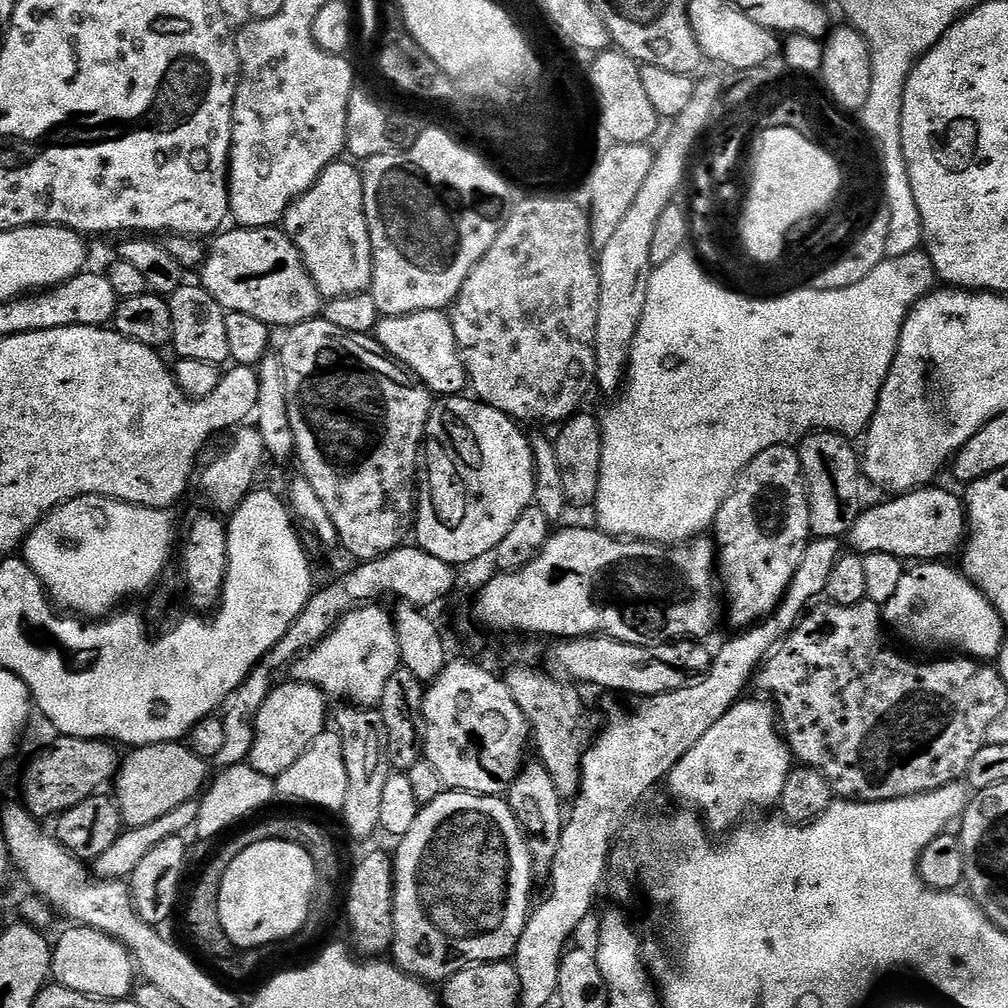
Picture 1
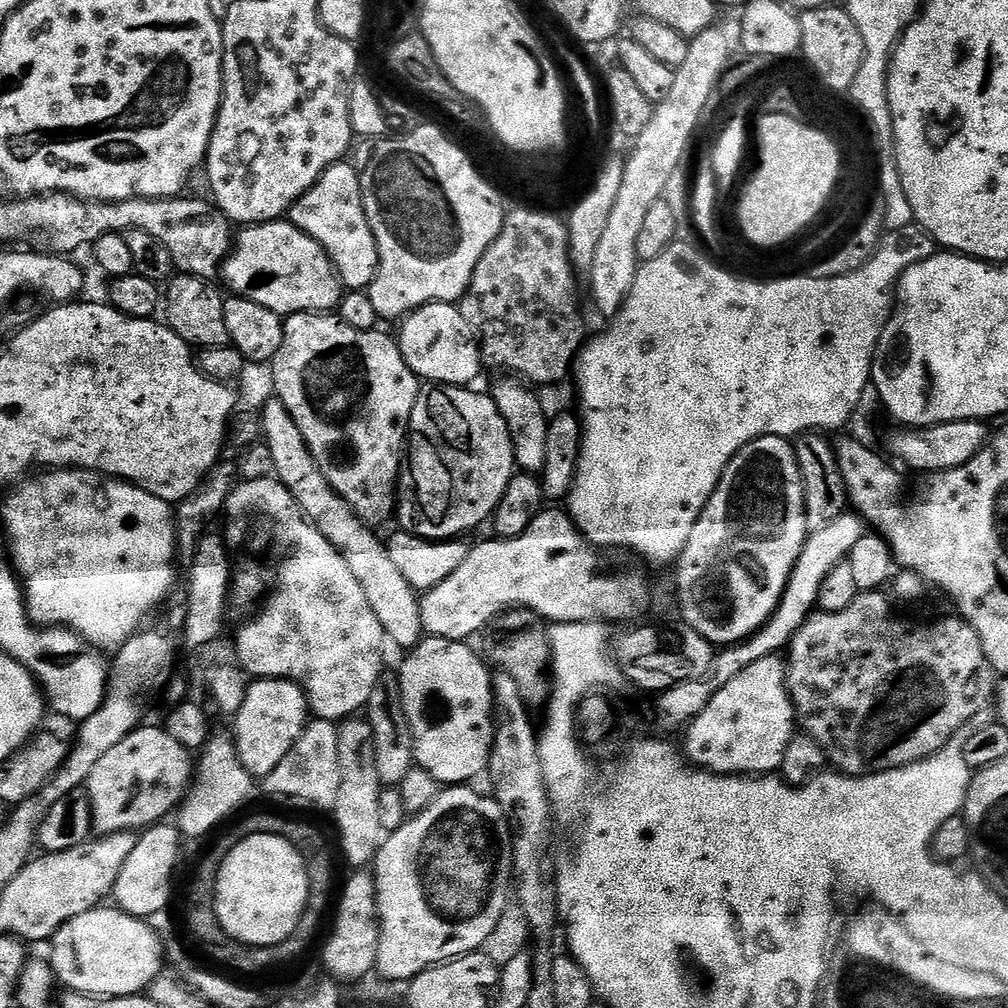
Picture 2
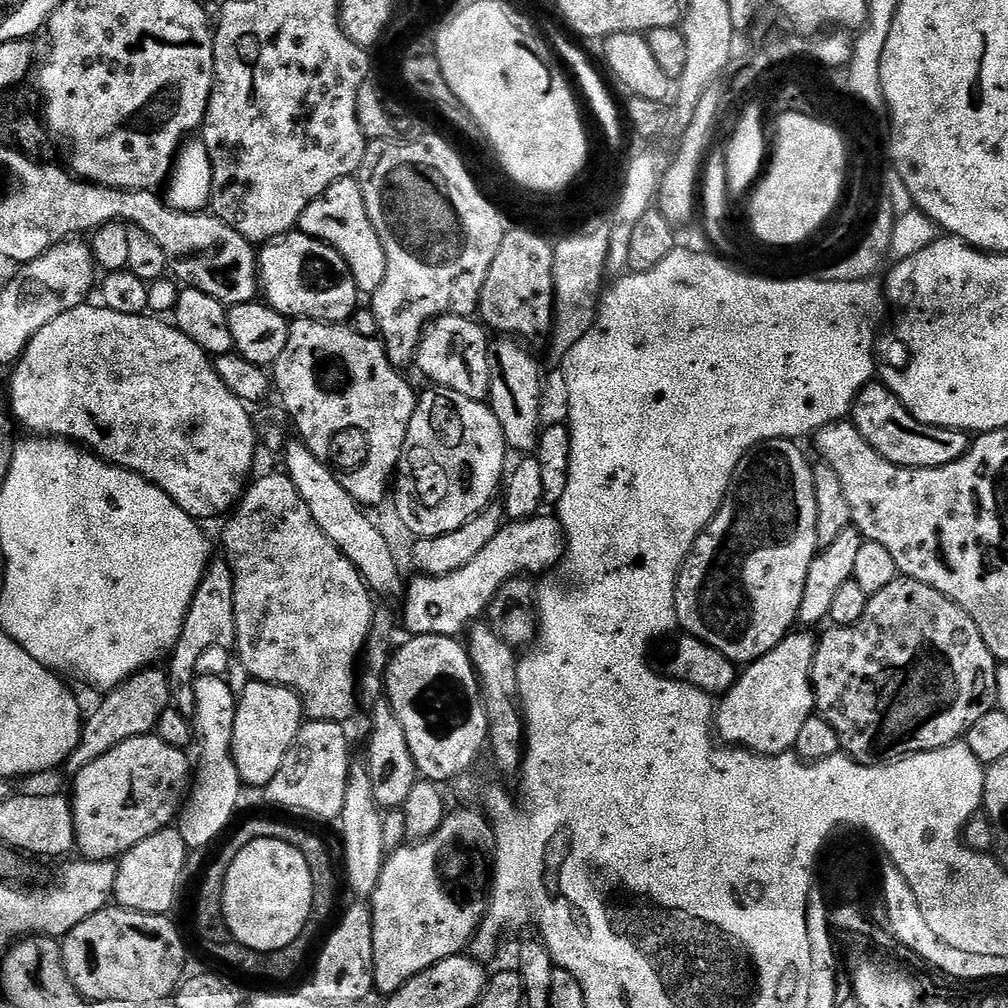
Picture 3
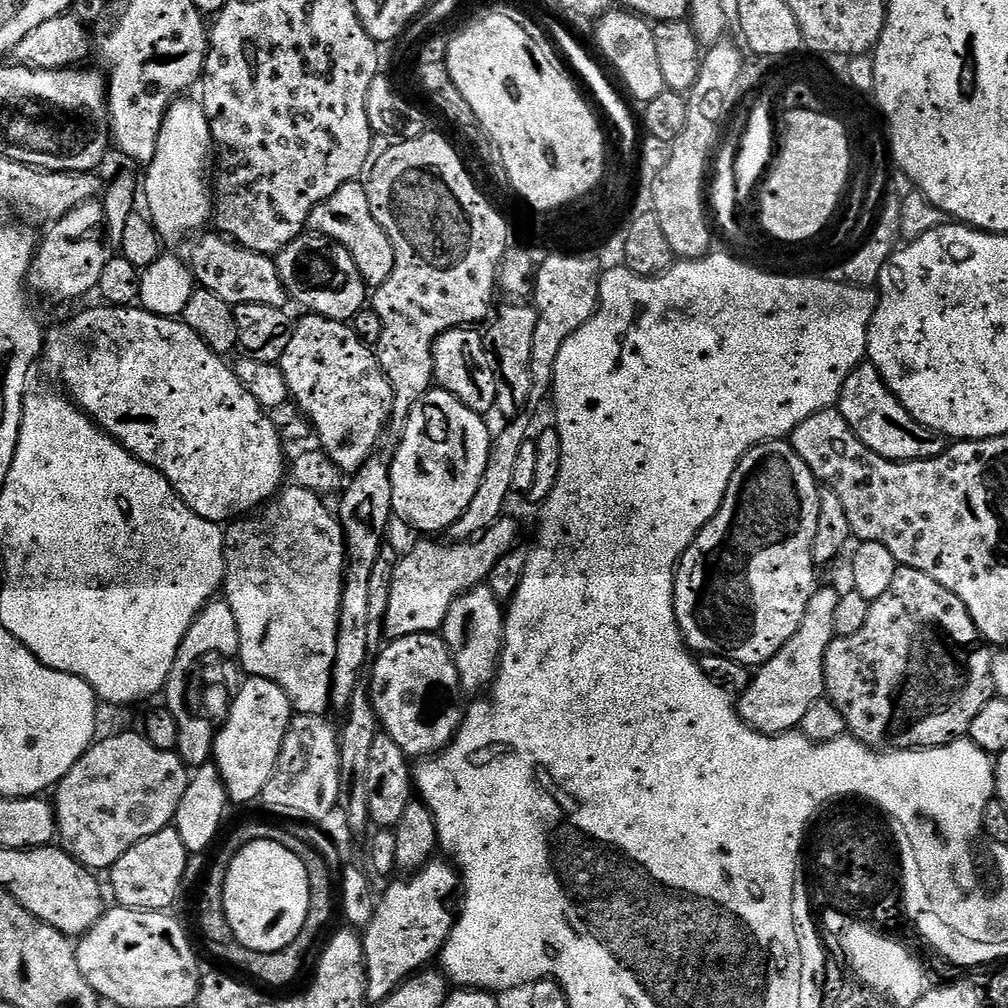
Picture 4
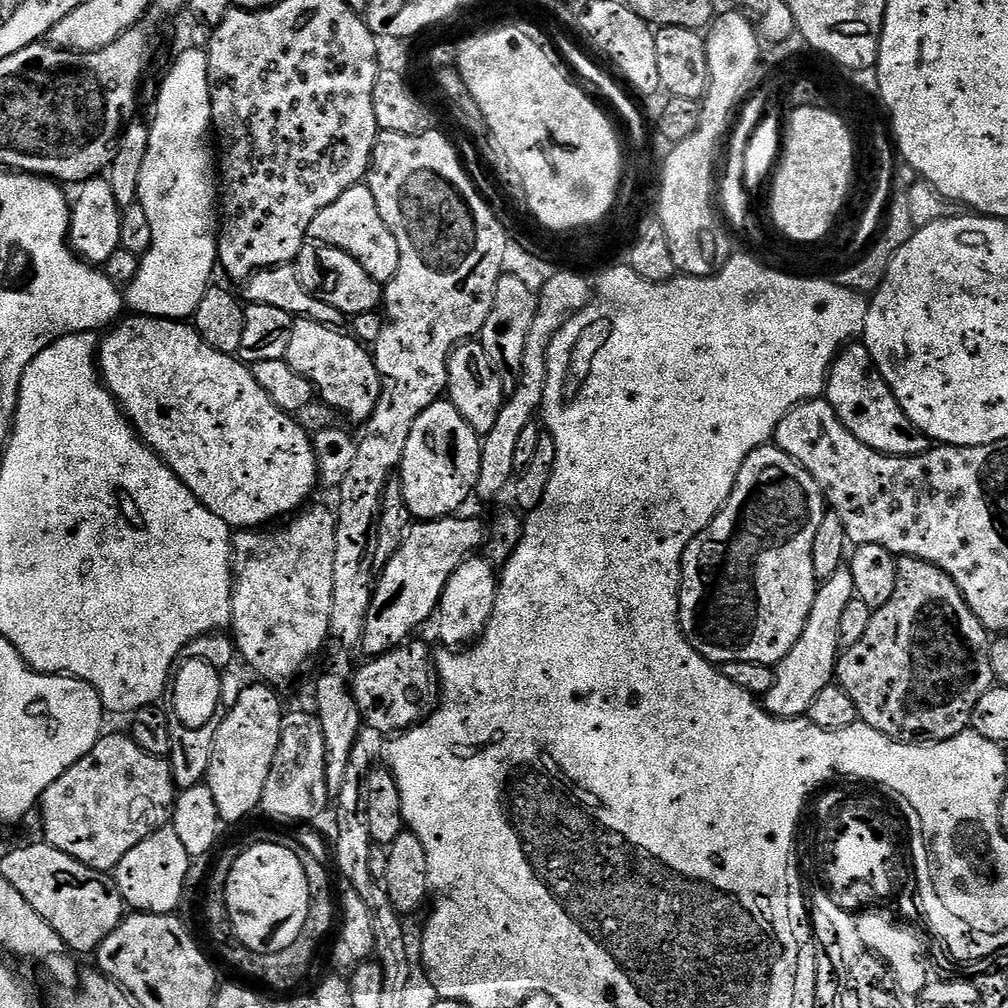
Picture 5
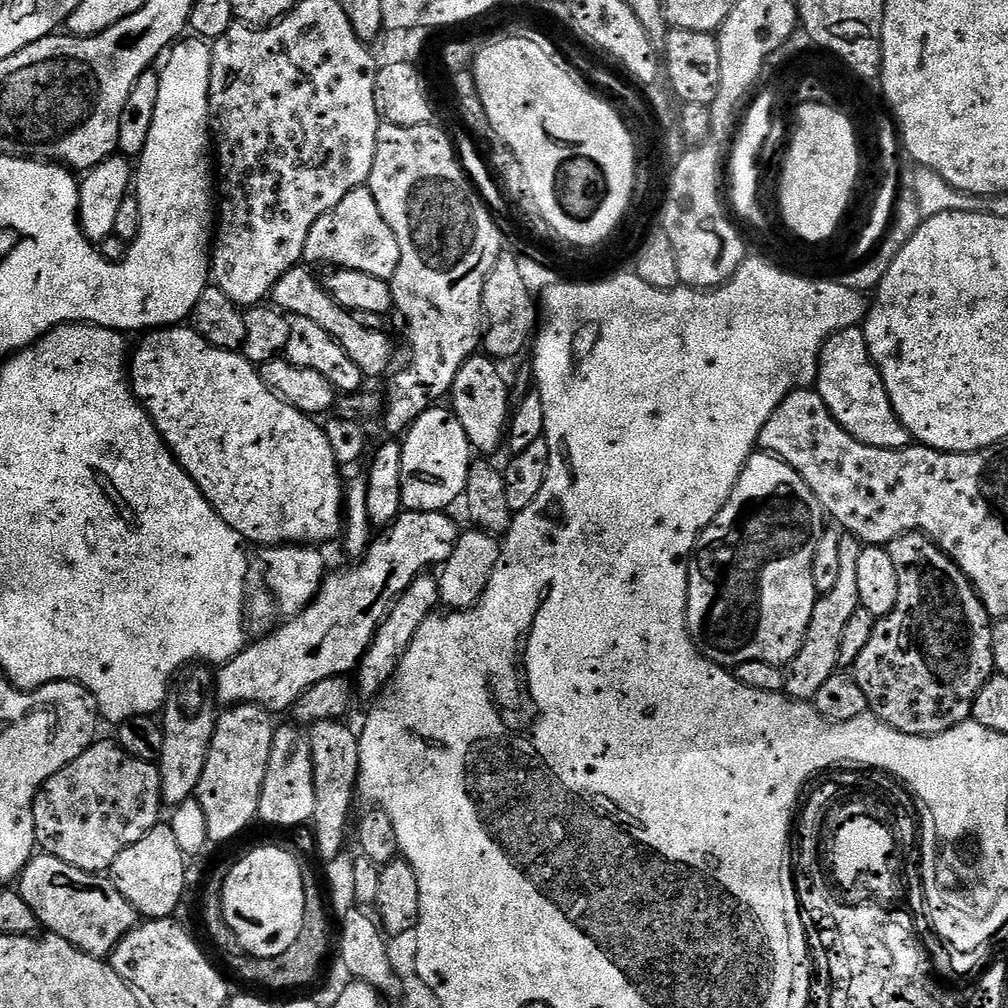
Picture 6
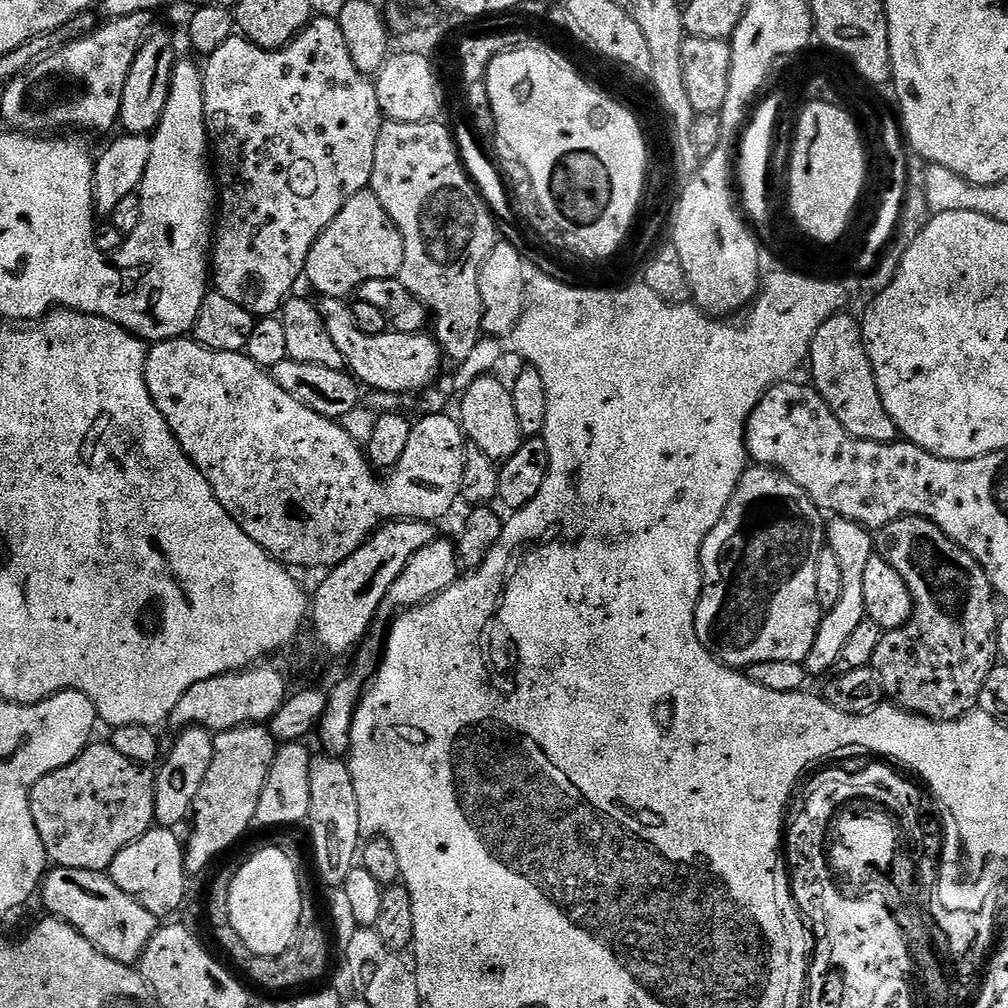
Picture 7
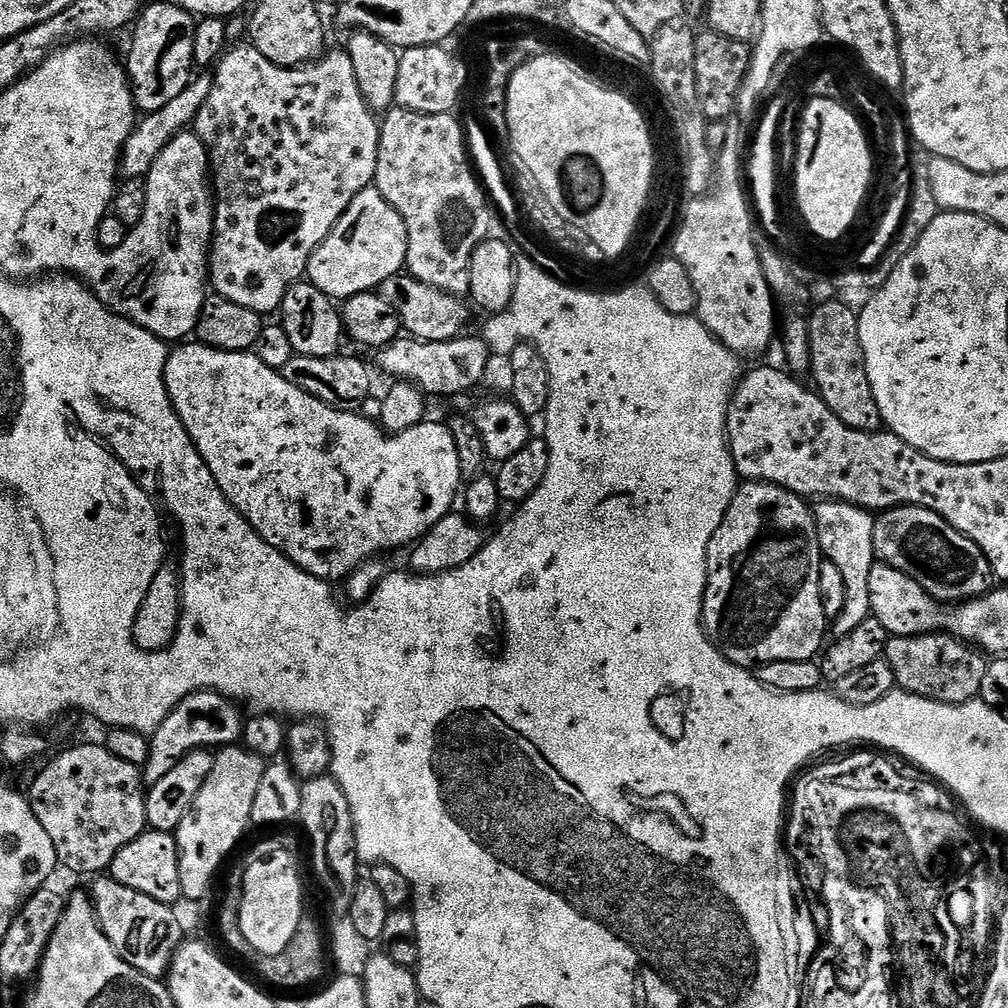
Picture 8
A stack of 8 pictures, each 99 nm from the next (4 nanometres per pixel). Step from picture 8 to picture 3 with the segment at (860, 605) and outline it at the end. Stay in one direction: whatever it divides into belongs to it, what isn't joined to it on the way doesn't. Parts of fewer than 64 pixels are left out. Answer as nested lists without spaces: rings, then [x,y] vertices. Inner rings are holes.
[[[793,631],[770,654],[747,665],[737,675],[736,684],[714,712],[714,732],[725,745],[743,748],[757,756],[783,756],[795,749],[802,725],[816,712],[812,663],[817,637],[808,632],[811,631]]]

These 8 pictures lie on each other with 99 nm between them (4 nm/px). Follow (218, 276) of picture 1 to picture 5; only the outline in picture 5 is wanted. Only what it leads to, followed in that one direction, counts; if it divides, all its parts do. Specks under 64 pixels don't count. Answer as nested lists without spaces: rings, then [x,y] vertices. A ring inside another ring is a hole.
[[[305,243],[304,249],[296,255],[294,261],[298,282],[314,298],[334,306],[345,318],[351,318],[358,314],[377,311],[384,299],[384,290],[379,282],[370,278],[366,270],[350,254],[338,250],[329,244]]]

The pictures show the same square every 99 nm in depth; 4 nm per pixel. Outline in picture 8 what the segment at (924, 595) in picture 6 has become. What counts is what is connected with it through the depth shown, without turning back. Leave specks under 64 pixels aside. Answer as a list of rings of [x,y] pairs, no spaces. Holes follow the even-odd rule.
[[[901,504],[899,508],[889,508],[887,512],[879,513],[875,521],[874,550],[877,561],[894,566],[902,570],[902,574],[914,578],[914,582],[918,582],[918,586],[922,586],[922,590],[930,593],[935,600],[960,604],[965,600],[975,600],[993,587],[992,567],[986,554],[982,554],[980,547],[966,534],[962,534],[962,530],[954,530],[954,526],[946,522],[946,518],[934,514],[934,510]],[[947,634],[889,639],[886,659],[890,670],[894,670],[897,689],[943,704],[964,704],[967,700],[977,699],[990,663],[981,649]]]

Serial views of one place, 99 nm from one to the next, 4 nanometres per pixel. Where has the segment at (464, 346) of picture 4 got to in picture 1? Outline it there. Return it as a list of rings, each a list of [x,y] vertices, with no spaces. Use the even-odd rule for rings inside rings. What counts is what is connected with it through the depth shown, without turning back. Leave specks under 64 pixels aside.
[[[424,308],[421,312],[381,315],[376,321],[374,339],[387,355],[396,363],[404,365],[433,393],[456,394],[463,389],[460,387],[465,387],[464,362],[460,358],[452,318],[447,311]]]

